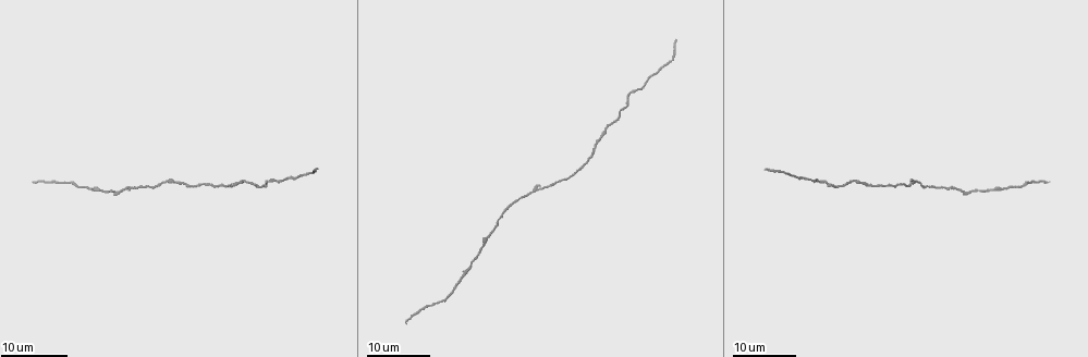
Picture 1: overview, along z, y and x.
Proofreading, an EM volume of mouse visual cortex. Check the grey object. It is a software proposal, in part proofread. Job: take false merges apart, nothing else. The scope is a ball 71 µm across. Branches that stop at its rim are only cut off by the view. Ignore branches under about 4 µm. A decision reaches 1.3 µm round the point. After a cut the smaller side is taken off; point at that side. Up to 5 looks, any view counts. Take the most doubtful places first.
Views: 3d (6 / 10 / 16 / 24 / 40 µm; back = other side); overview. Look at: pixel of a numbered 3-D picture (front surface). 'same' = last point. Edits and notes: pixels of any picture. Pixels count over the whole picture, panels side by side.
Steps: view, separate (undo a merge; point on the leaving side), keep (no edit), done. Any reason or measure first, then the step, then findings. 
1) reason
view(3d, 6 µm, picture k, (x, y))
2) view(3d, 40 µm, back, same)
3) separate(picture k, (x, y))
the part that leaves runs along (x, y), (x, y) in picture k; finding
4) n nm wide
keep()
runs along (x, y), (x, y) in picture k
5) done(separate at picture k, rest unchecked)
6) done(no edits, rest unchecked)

sudden change in width
view(3d, 16 µm, picture 1, (484, 241))

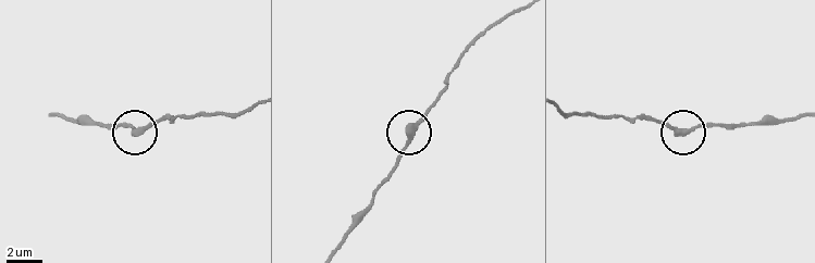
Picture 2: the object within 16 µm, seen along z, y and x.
view(3d, 10 µm, picture 2, (686, 131))

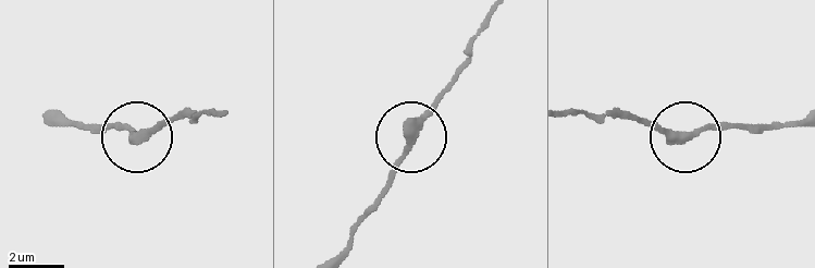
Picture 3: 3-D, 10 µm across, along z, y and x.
keep()
one cell here

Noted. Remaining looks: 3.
sudden change in width
view(3d, 16 µm, picture 1, (94, 189))

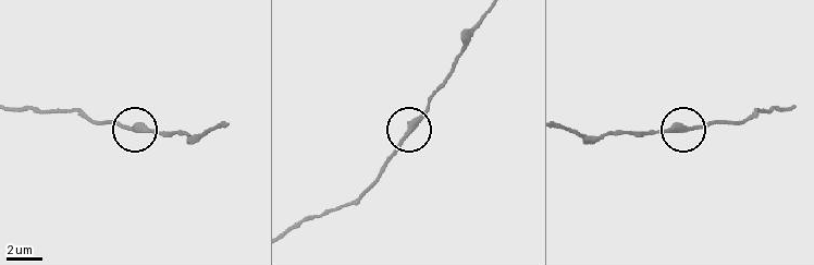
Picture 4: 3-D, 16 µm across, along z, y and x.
closer look
view(3d, 10 µm, picture 4, (131, 130))

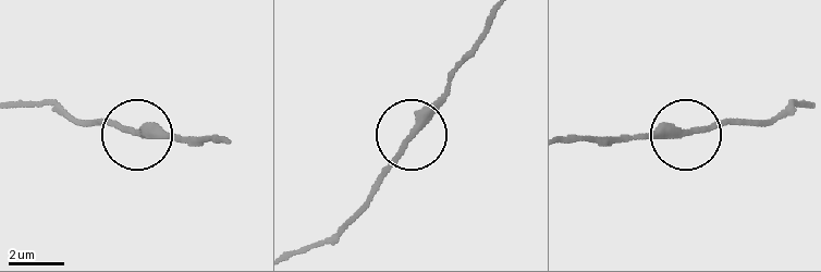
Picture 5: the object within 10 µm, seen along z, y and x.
260 nm wide
keep()
runs along (570, 139), (675, 139), (736, 121) in picture 5; one cell here

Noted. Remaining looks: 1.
done(no edits, rest unchecked)

